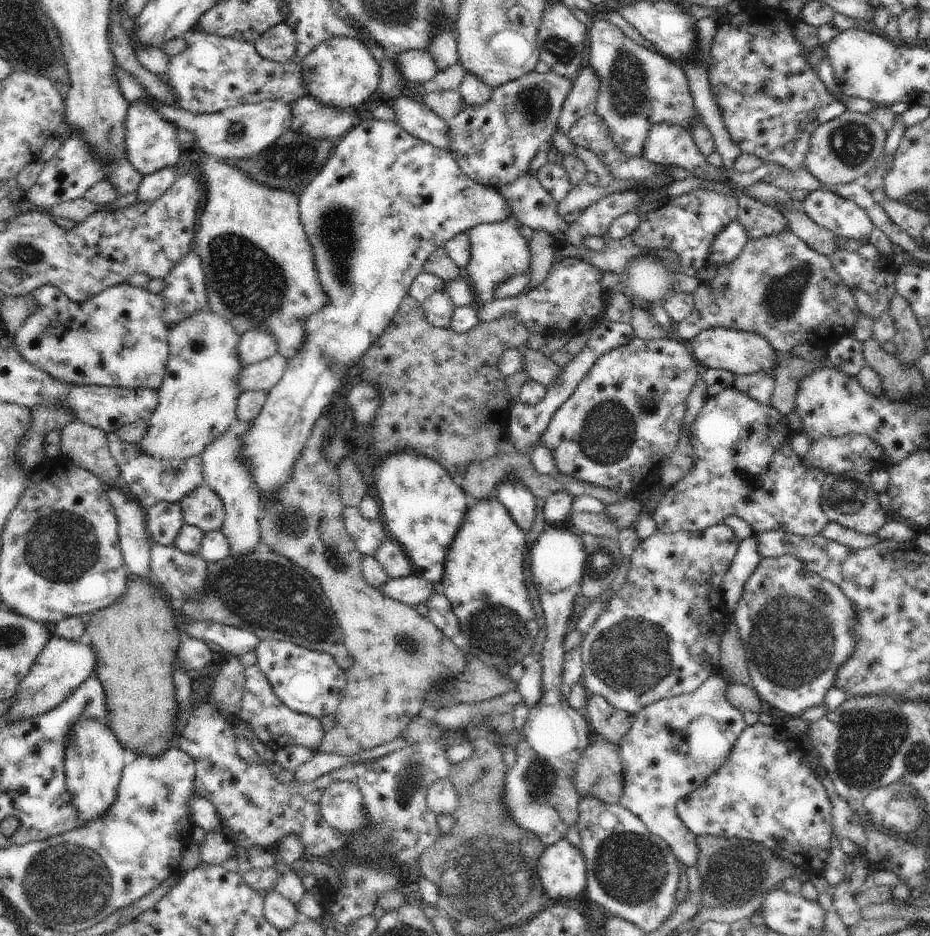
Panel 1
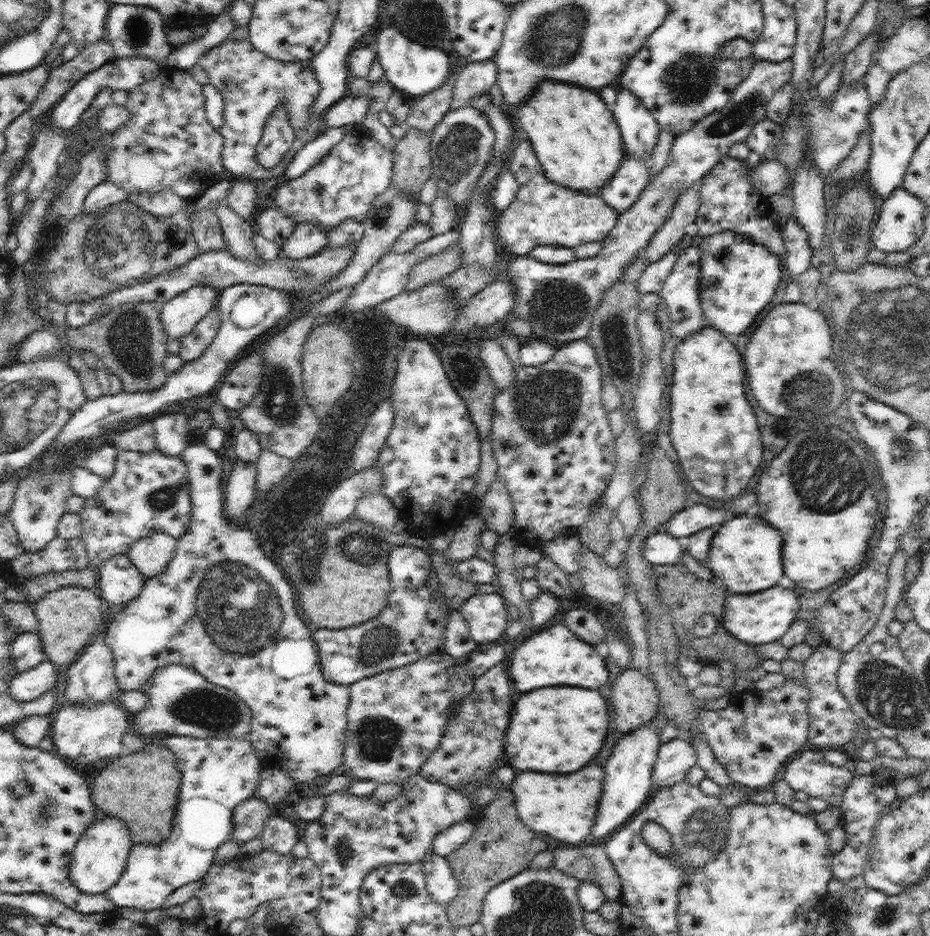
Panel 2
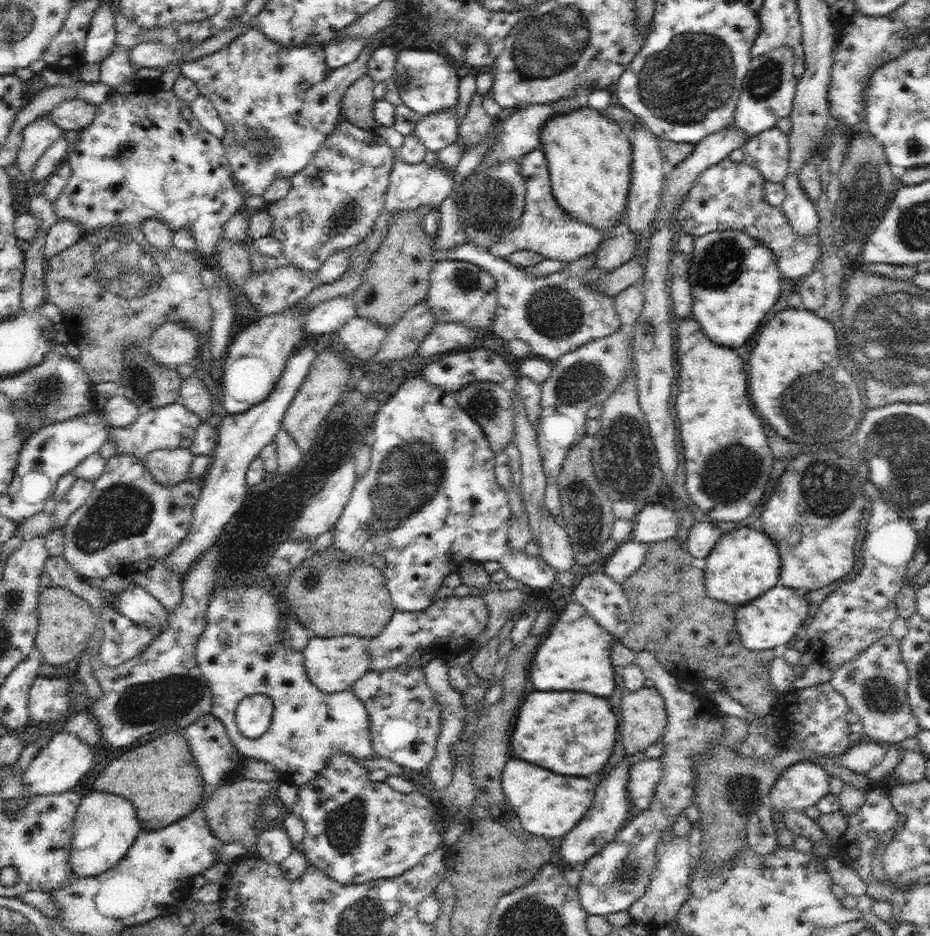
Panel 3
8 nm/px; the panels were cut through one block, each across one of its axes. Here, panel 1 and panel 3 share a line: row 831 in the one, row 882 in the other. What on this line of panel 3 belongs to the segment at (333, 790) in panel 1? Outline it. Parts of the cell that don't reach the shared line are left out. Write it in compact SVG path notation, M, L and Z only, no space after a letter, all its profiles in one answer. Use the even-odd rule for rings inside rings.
M335 753L329 759L328 767L298 790L300 807L297 812L305 824L303 853L310 866L344 885L399 877L443 844L443 834L434 823L436 812L440 809L439 803L415 789L403 792L388 782L372 780L370 771L360 766L359 761L345 753Z

